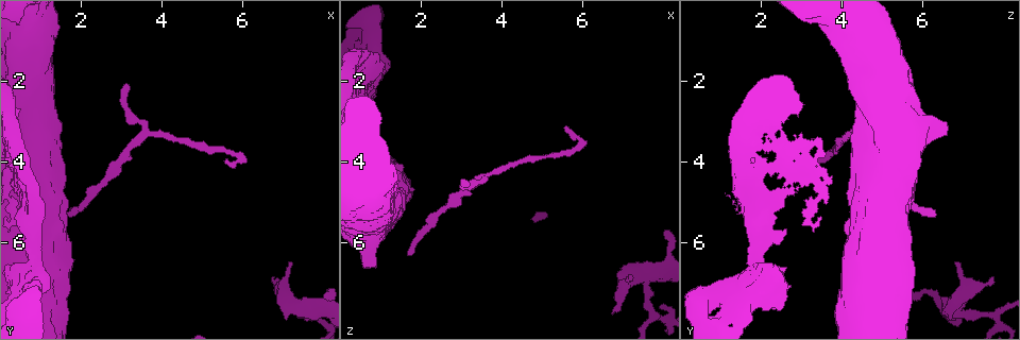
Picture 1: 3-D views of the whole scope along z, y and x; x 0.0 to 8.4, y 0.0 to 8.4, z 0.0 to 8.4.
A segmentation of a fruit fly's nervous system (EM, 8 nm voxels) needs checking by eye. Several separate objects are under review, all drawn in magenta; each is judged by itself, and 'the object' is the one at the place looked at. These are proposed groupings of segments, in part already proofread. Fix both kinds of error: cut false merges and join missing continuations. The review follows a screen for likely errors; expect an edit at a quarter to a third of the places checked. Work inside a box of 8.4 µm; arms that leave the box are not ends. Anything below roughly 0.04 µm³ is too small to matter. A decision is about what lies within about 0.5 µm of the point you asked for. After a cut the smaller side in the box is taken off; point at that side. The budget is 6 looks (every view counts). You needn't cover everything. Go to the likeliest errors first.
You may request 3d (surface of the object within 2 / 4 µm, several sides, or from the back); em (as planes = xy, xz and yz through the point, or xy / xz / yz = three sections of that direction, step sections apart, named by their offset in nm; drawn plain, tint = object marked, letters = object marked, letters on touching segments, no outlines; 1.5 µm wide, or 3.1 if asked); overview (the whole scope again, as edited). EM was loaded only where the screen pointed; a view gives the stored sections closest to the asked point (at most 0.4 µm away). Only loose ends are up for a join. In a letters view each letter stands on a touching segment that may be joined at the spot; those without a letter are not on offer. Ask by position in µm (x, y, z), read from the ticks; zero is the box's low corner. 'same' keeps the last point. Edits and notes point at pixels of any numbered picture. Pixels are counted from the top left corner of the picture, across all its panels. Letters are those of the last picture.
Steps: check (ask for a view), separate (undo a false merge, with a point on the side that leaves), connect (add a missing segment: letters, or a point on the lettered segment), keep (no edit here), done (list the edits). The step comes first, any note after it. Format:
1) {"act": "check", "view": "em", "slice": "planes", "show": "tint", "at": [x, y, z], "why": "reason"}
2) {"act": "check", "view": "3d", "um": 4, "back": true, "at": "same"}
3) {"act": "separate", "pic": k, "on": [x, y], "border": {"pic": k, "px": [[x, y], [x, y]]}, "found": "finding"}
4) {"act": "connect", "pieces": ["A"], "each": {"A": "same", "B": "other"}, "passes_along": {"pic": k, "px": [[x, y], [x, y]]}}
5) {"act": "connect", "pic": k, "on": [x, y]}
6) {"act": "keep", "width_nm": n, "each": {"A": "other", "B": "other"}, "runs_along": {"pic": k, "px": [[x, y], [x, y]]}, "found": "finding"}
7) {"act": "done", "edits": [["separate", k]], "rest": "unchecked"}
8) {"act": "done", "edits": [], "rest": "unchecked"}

{"act": "check", "view": "3d", "um": 2, "at": [1.75, 5.25, 6.30], "why": "thin end"}

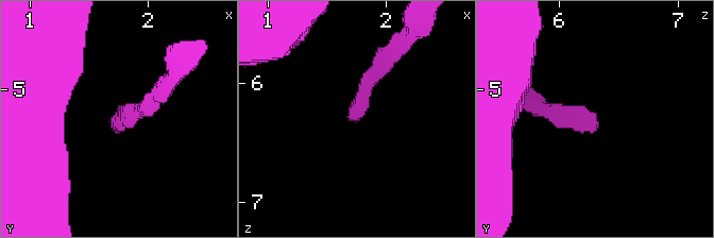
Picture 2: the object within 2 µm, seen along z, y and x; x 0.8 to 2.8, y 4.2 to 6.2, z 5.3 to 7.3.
{"act": "check", "view": "em", "slice": "xy", "step": 8, "show": "letters", "at": [1.70, 5.22, 6.32], "why": "now the EM"}

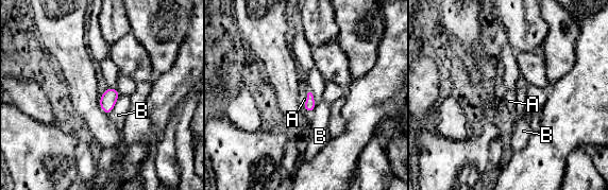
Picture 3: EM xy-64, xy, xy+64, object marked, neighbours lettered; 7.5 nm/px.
{"act": "check", "view": "em", "slice": "planes", "show": "letters", "at": "same", "why": "cut it another way"}

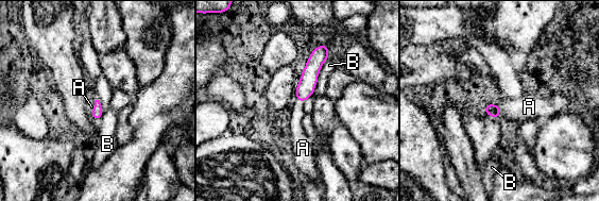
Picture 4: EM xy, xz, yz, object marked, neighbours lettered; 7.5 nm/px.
{"act": "connect", "pieces": ["A"], "longest_contact_nm": ["B", 340], "each": {"A": "same", "B": "other"}, "passes_along": {"pic": 4, "px": [[493, 111], [499, 111], [529, 106]]}, "found": "it goes on there"}

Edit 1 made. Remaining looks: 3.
{"act": "check", "view": "overview"}

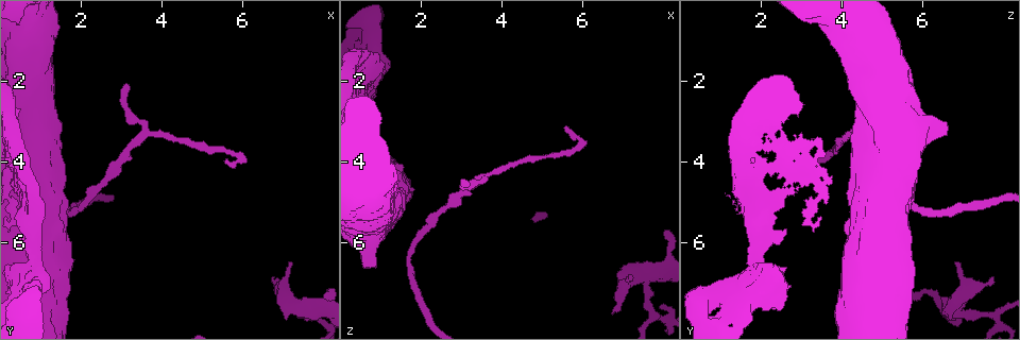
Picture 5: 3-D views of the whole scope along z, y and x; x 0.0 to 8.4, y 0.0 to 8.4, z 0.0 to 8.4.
{"act": "check", "view": "em", "slice": "xz", "step": 8, "show": "tint", "at": [7.55, 7.65, 6.80], "why": "thick turns thin"}

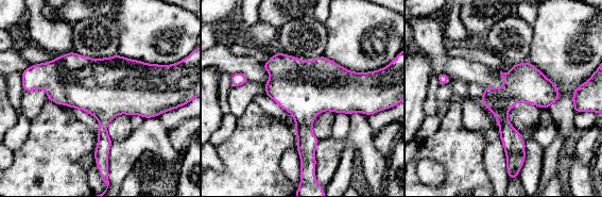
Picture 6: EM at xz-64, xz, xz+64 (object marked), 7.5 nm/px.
{"act": "check", "view": "em", "slice": "planes", "show": "letters", "at": "same", "why": "cut it another way"}

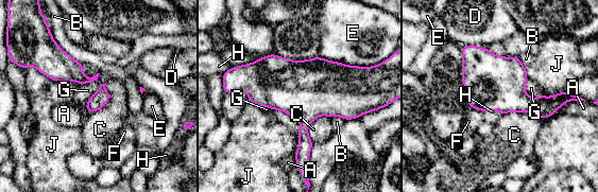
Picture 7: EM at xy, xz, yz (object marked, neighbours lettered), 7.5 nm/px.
{"act": "keep", "each": {"A": "other", "B": "other", "C": "other", "D": "other", "E": "other", "F": "other", "G": "other", "H": "other", "J": "other"}, "border": {"pic": 7, "px": [[261, 106], [290, 115], [301, 128]]}, "found": "one neuron here"}

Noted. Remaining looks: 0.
{"act": "done", "edits": [["connect", 4]], "rest": "unchecked"}

